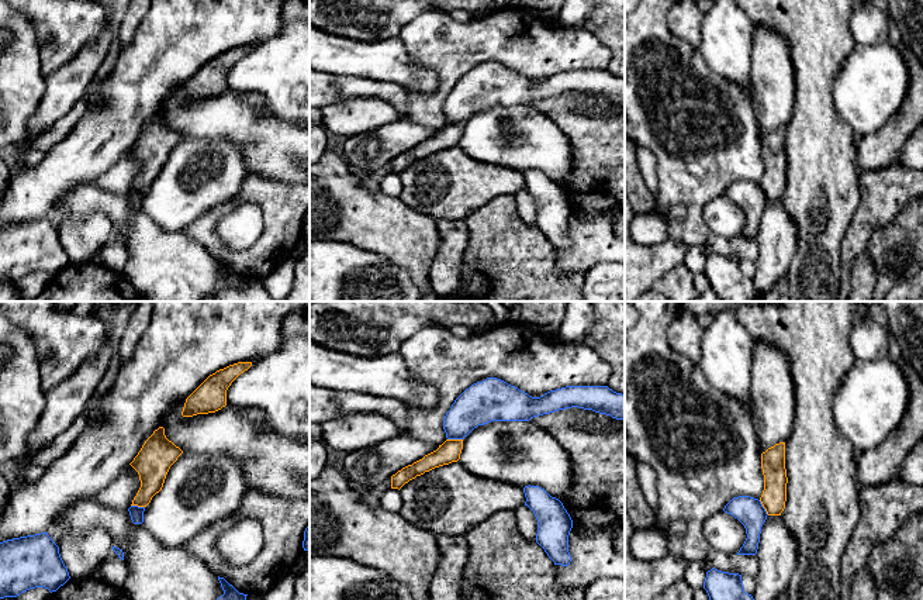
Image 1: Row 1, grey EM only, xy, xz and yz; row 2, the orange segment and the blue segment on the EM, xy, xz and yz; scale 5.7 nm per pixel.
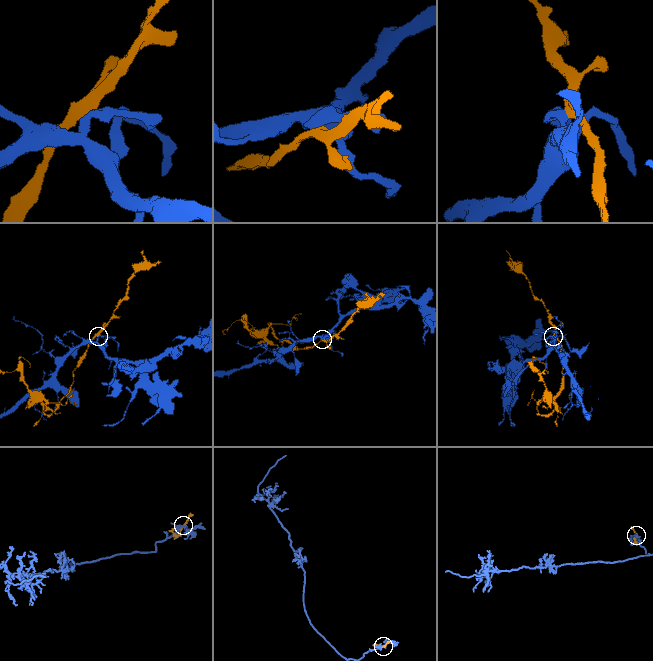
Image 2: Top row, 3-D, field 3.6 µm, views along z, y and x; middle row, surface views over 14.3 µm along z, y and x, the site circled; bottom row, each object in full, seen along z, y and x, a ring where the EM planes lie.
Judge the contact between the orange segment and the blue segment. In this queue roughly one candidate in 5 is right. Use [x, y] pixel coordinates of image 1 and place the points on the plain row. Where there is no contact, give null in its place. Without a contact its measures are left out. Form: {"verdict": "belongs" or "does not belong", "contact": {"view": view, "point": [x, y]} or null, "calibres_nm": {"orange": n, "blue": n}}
{"verdict": "does not belong", "contact": {"view": "xz", "point": [455, 124]}, "calibres_nm": {"orange": 120, "blue": 240}}

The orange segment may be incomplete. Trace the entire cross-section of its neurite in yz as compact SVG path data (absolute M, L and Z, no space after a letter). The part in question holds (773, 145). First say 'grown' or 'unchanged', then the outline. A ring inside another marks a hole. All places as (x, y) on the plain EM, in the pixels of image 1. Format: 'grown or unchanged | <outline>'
unchanged | M785 127L775 128L761 138L764 175L760 182L768 200L781 200L787 186Z

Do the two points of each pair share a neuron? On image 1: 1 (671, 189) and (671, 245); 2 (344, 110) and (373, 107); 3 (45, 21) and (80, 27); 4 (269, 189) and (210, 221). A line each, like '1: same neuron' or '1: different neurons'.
1: different neurons
2: same neuron
3: same neuron
4: same neuron

